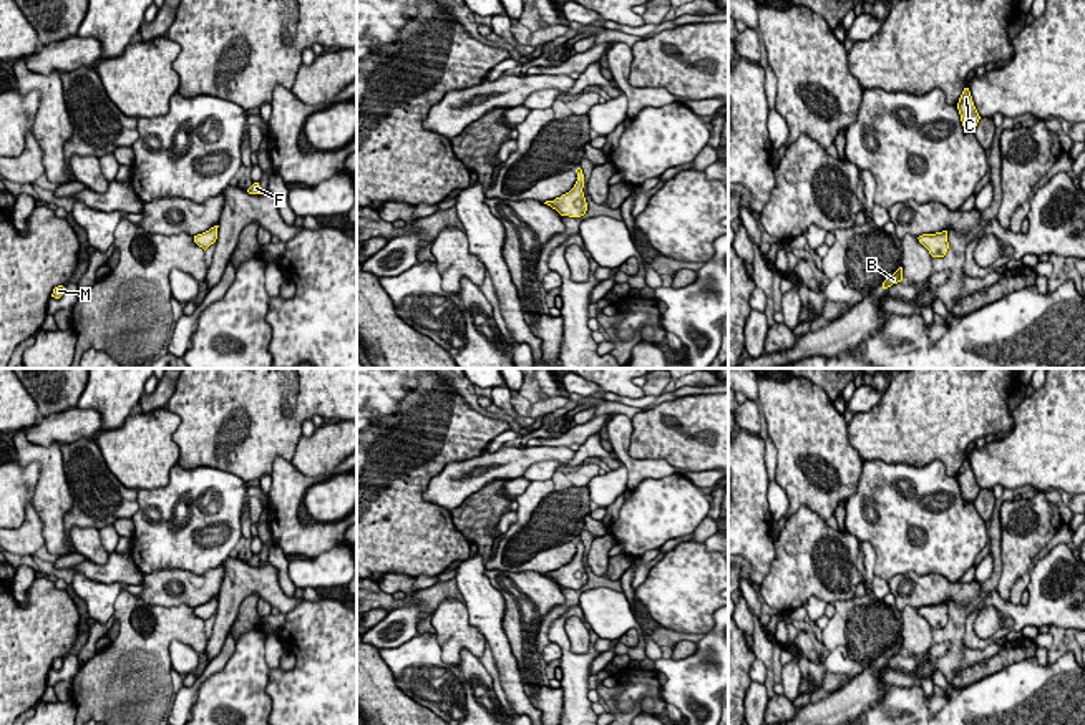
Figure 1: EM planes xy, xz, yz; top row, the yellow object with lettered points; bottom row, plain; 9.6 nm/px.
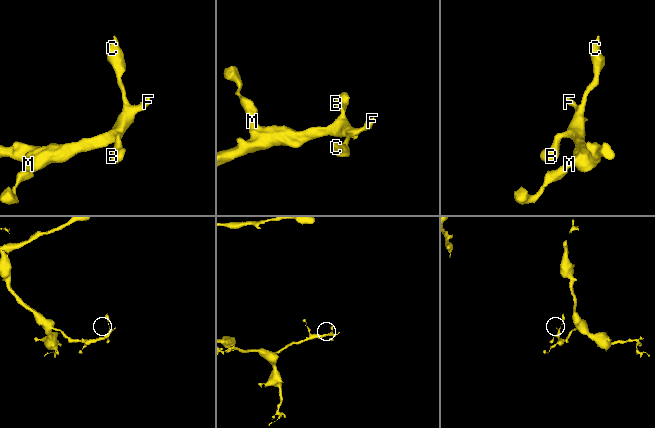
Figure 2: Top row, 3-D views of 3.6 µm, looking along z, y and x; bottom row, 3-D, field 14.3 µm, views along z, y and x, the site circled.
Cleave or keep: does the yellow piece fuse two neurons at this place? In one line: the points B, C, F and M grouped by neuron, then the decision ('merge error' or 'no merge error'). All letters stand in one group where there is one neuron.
B C F M | no merge error

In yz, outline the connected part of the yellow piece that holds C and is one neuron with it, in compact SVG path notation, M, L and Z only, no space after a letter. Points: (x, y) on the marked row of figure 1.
M964 88L959 103L957 103L957 109L961 114L961 121L966 131L974 131L980 116L974 106L972 96L969 88Z

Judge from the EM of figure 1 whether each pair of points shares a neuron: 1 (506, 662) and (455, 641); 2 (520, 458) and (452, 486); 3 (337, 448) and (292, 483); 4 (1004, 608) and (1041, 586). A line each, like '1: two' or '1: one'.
1: two
2: one
3: two
4: one

